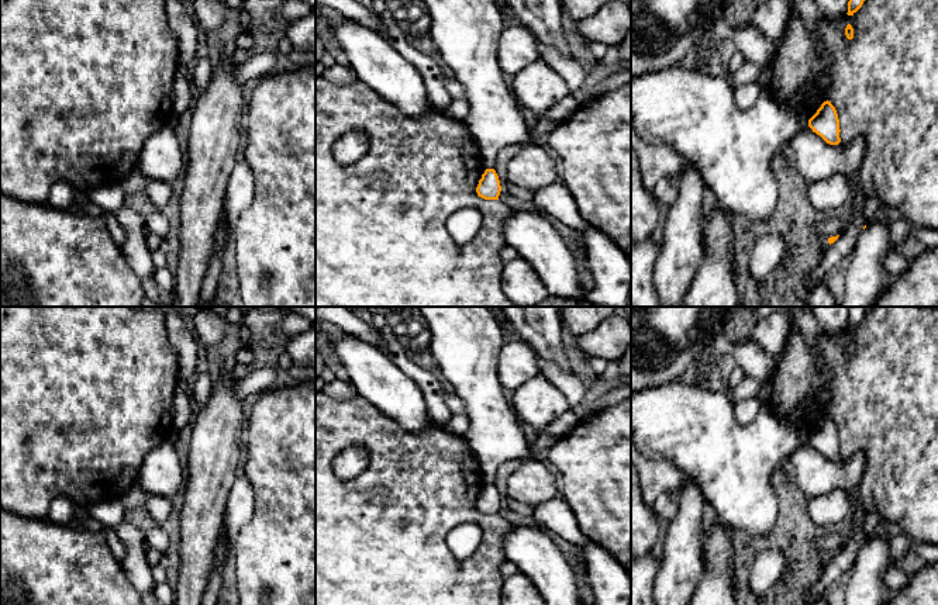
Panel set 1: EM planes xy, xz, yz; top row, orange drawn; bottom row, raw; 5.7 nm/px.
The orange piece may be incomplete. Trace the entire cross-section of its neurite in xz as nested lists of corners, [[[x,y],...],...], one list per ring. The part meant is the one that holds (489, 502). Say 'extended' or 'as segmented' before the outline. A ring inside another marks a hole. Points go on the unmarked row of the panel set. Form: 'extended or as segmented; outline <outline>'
as segmented; outline [[[486,484],[479,495],[476,508],[484,515],[499,515],[501,507],[500,495],[494,484]]]

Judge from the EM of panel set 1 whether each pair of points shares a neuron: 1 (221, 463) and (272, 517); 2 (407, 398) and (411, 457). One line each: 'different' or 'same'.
1: different
2: different

